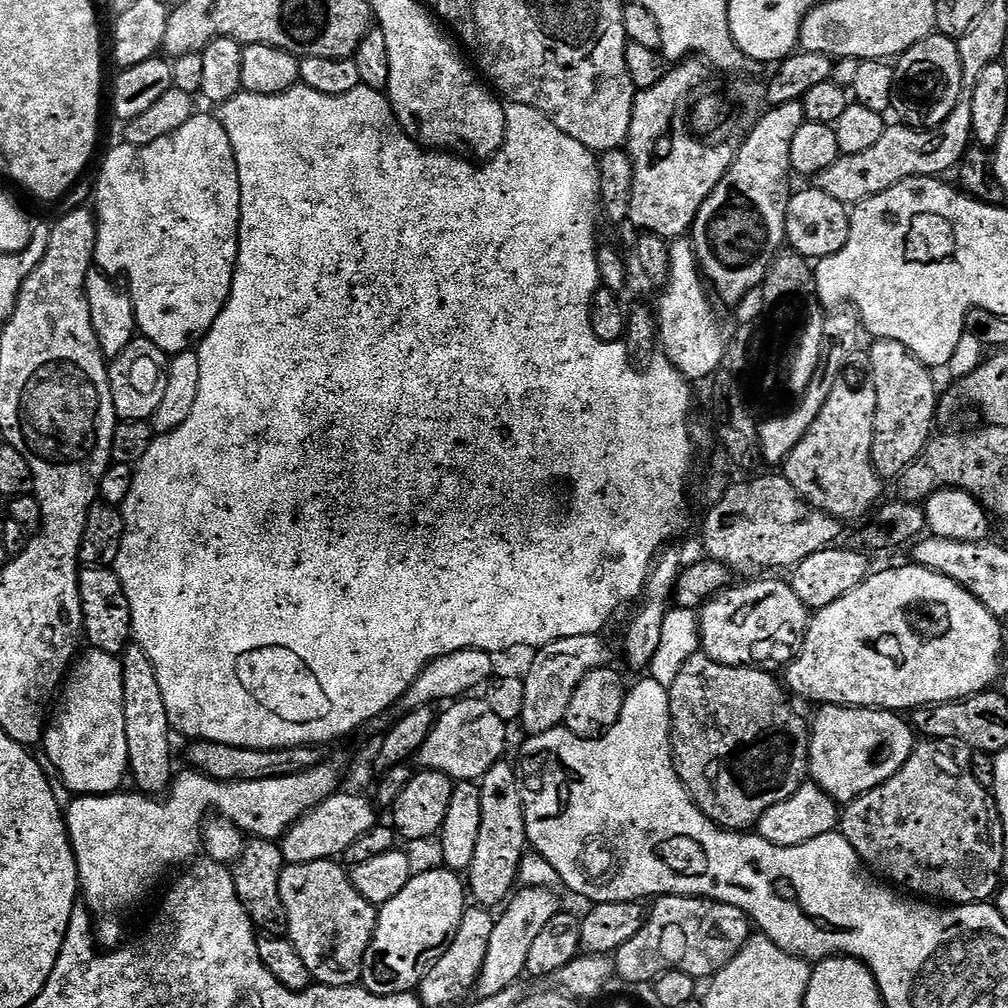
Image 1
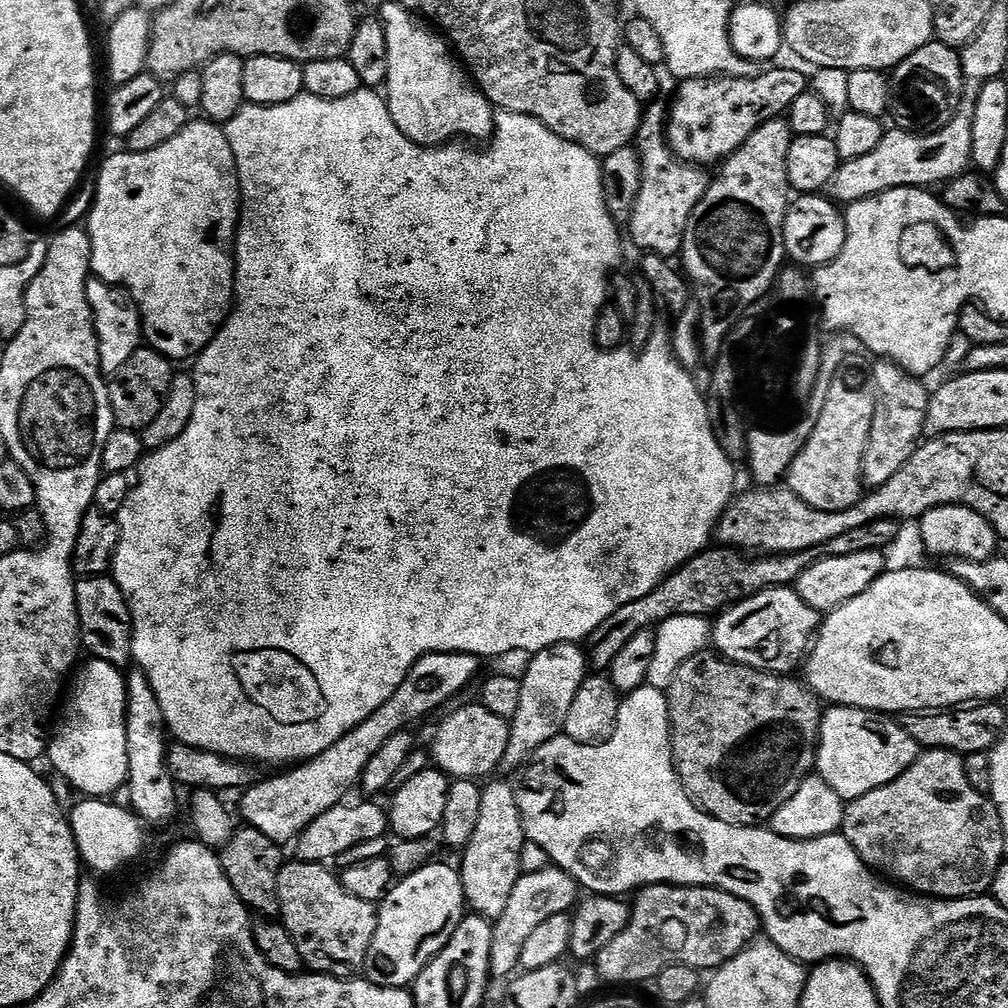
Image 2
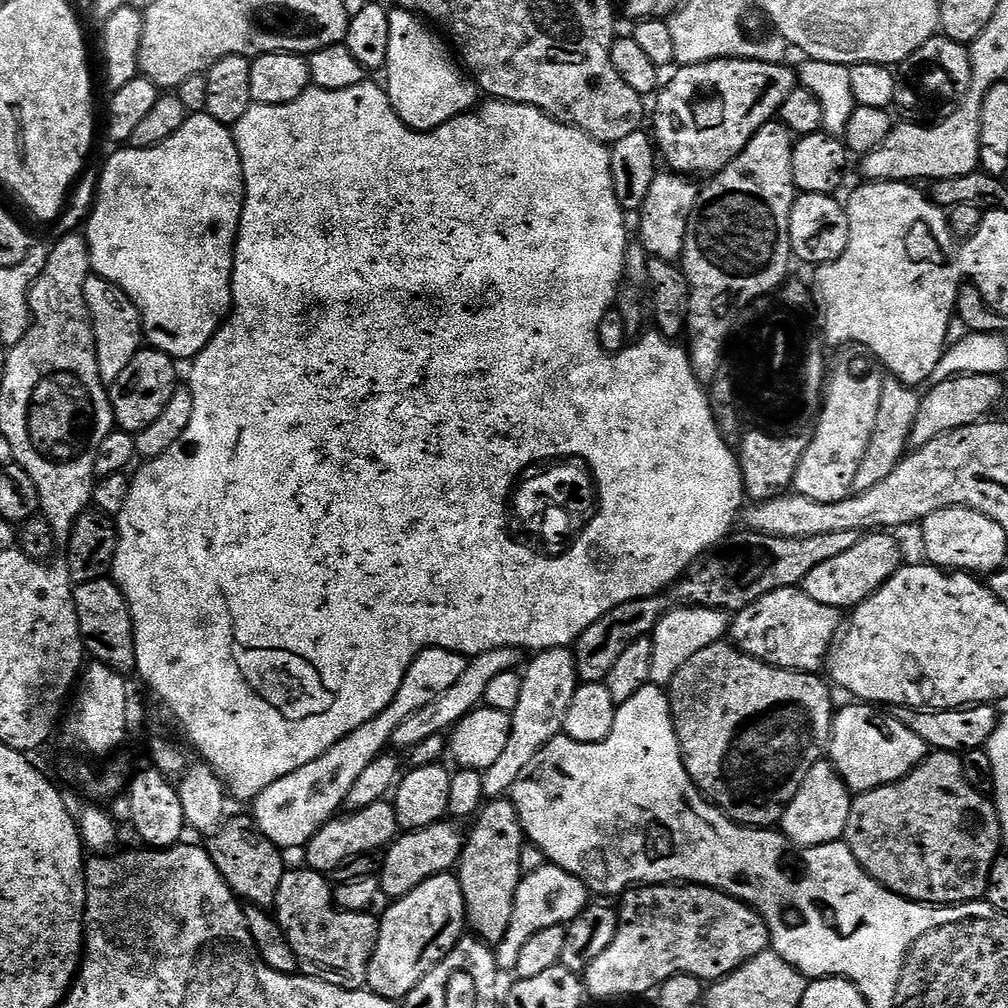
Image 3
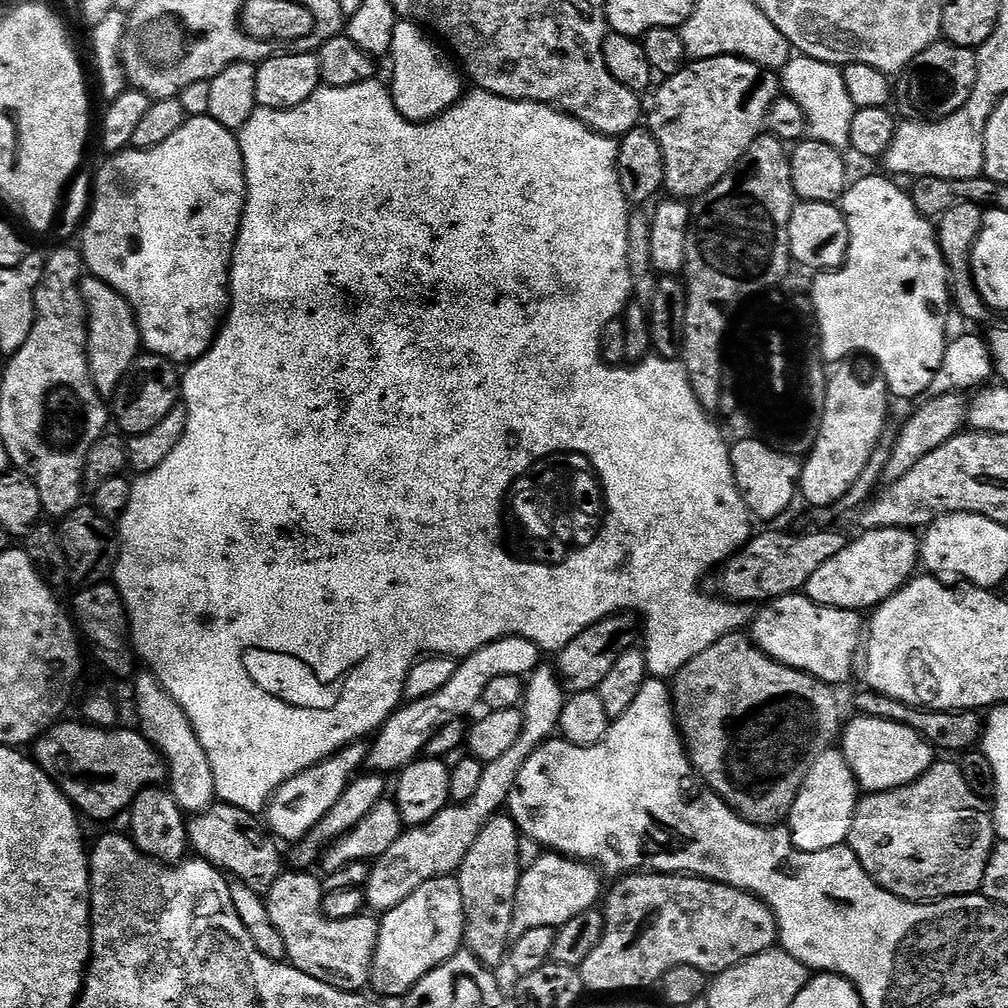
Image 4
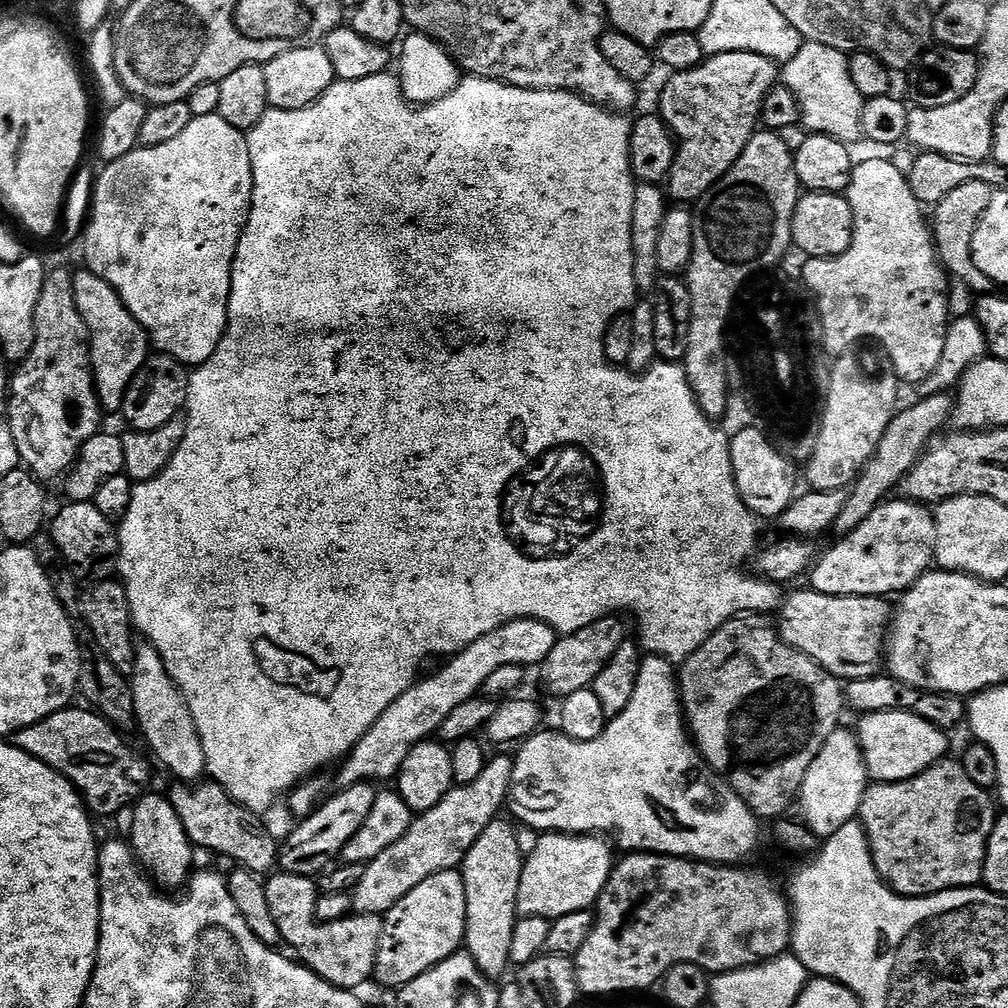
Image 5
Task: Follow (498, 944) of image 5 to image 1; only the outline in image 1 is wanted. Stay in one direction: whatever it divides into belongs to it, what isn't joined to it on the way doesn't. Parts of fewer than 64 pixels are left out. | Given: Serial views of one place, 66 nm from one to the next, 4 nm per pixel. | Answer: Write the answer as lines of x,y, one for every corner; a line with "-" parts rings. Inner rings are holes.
507,762
496,764
479,781
482,798
482,828
478,830
478,846
474,849
474,860
466,873
466,888
477,905
489,910
495,904
503,905
517,887
516,875
524,860
524,848
529,847
524,817
524,793
517,769

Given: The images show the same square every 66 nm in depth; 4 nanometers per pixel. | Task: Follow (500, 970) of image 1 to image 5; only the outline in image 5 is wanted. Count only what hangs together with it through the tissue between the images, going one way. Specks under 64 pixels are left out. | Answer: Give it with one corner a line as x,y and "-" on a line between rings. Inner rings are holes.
549,831
527,853
516,910
520,916
555,918
591,909
599,900
614,867
614,848
596,834
565,834

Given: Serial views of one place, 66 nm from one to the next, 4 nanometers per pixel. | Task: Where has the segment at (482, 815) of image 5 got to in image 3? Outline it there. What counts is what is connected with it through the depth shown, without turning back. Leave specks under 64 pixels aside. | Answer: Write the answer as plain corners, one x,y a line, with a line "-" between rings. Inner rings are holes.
545,648
533,656
536,657
529,662
528,669
523,669
521,697
510,714
510,738
507,739
501,757
483,775
484,785
494,798
511,791
518,774
529,764
530,758
534,758
534,754
548,741
563,733
566,706
570,706
570,698
574,698
578,687
576,657
568,648
-
450,820
436,821
433,824
425,825
421,829
407,831
399,835
385,851
385,854
387,854
384,860
382,858
378,879
380,881
381,893
385,897
388,896
387,899
400,899
407,893
412,892
422,881
428,880
431,876
447,873
459,863
460,855
463,852
464,836
462,832
460,834
457,828
448,821

